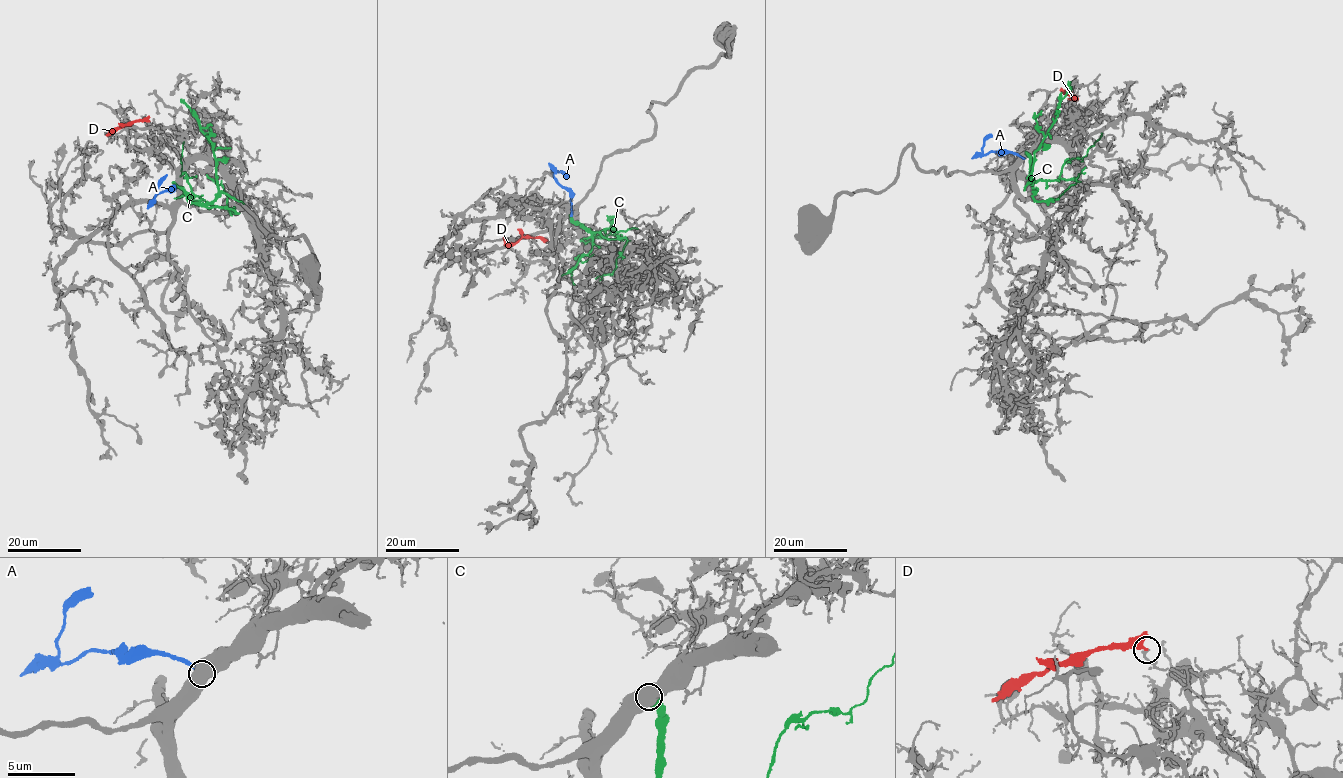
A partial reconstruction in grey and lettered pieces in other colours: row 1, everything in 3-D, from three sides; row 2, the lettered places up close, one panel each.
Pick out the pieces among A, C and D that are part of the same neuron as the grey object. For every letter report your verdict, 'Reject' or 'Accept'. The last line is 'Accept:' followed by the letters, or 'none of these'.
A: Reject
C: Reject
D: Reject
Accept: none of these

